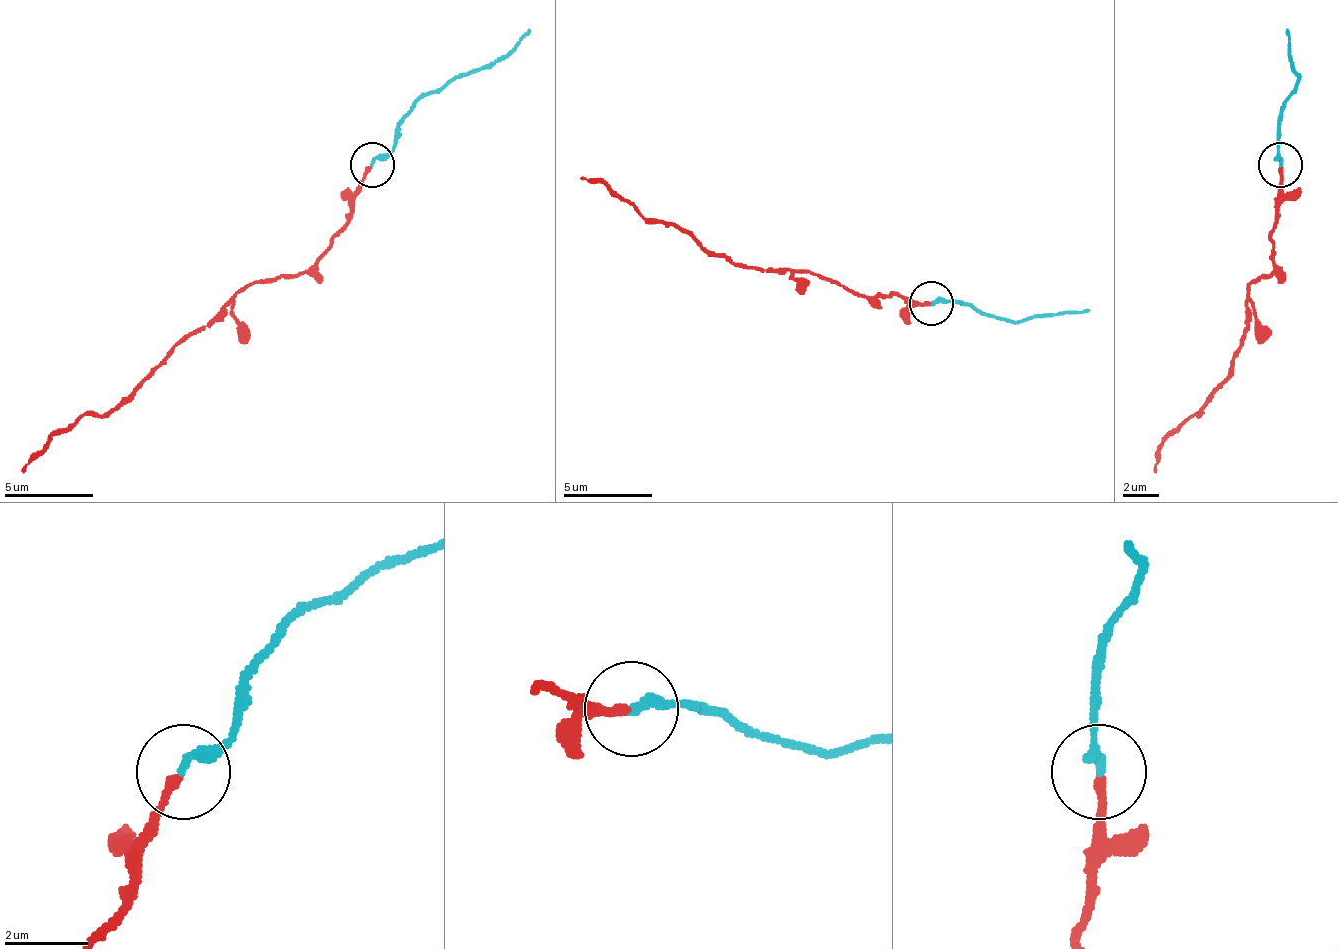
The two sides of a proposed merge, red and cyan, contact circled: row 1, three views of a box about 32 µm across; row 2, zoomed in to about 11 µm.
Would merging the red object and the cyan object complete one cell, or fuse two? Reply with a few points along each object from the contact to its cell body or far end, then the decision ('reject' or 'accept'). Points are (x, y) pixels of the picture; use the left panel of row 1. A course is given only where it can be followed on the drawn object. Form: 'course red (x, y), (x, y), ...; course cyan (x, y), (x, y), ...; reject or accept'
course red (373, 166), (351, 224), (306, 268), (244, 286), (110, 411), (78, 416), (47, 443), (25, 474); course cyan (373, 166), (413, 108), (427, 94), (494, 67), (530, 27); accept

